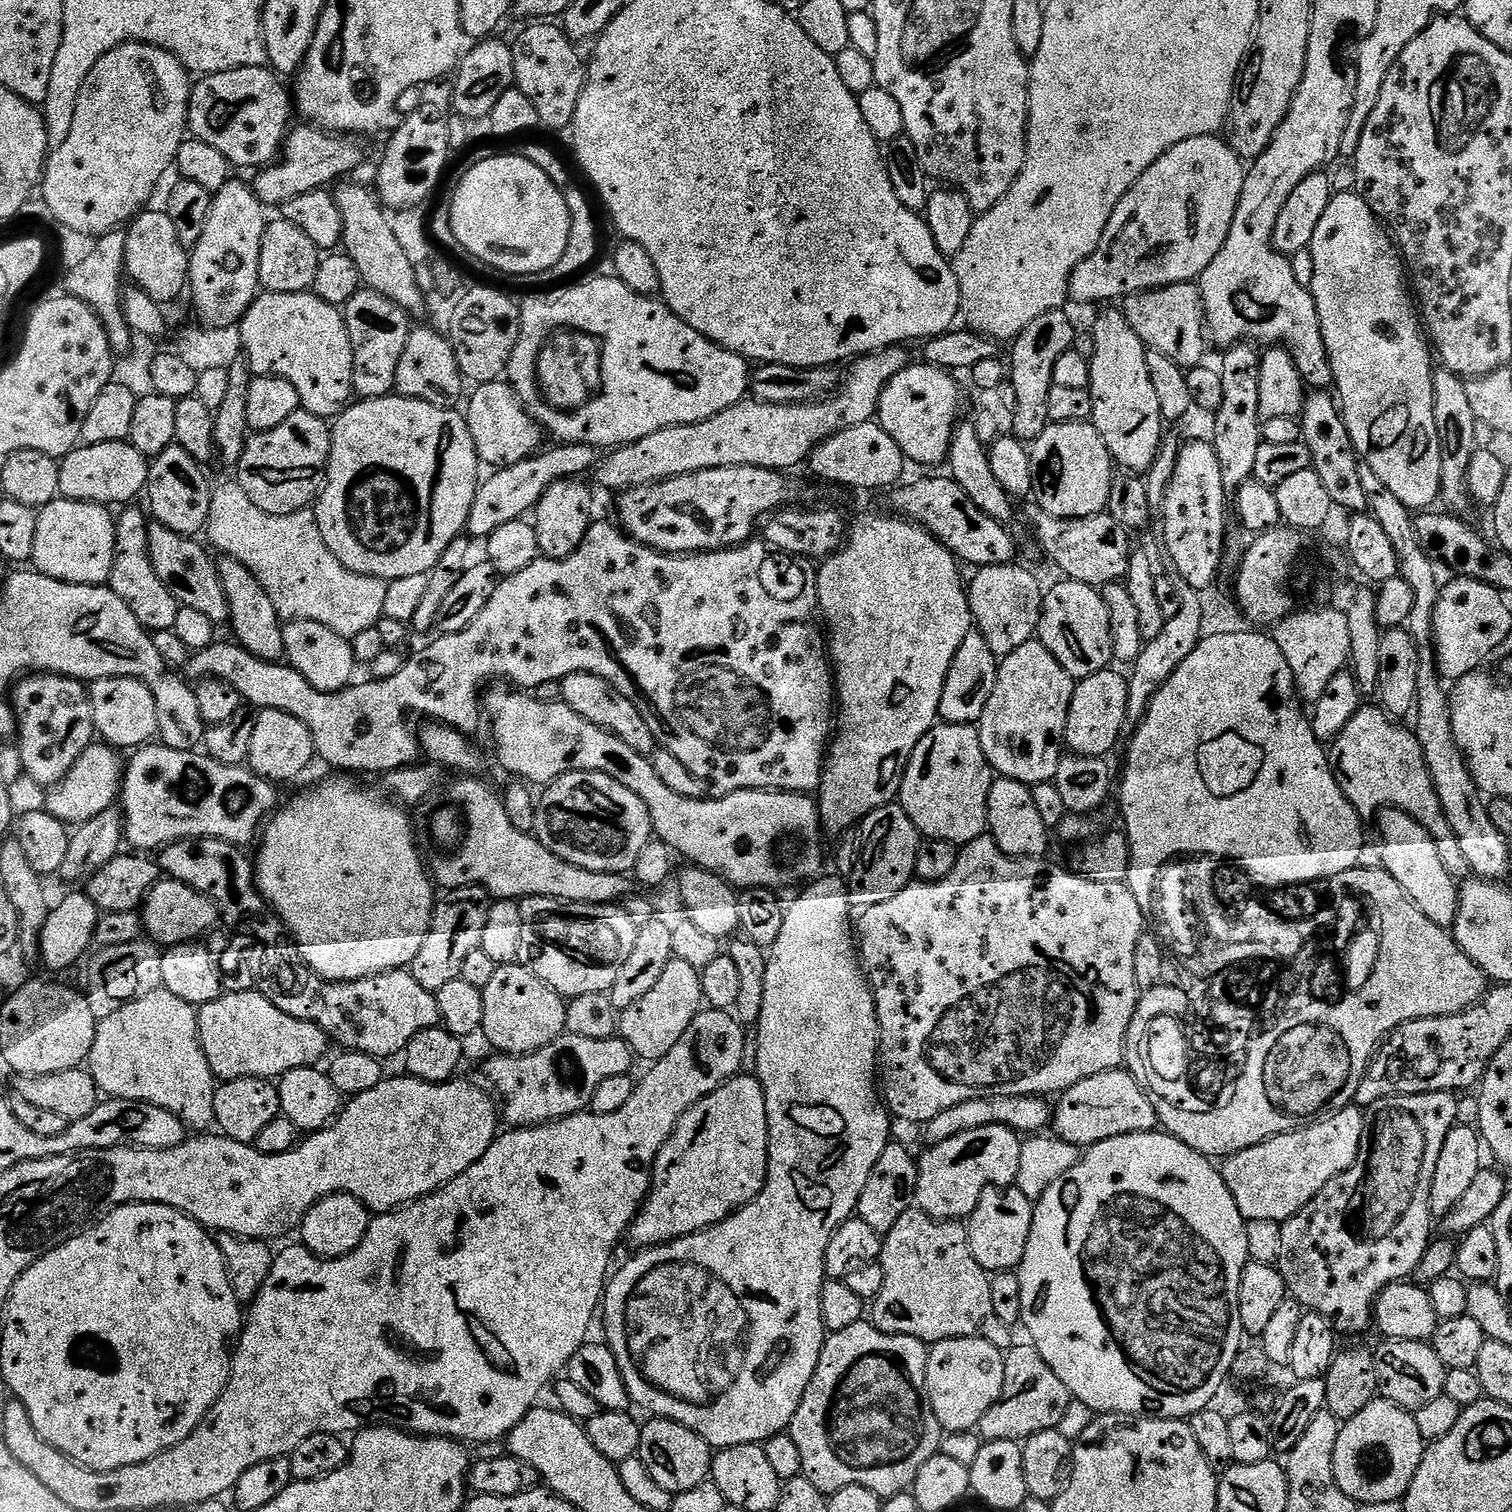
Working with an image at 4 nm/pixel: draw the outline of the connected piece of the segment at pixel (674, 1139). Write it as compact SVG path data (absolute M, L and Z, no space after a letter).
M737 1074L731 1080L727 1080L721 1088L716 1088L710 1094L706 1094L706 1098L702 1098L694 1106L690 1106L690 1110L686 1110L686 1114L682 1114L682 1118L676 1124L676 1128L672 1132L672 1137L662 1146L662 1150L656 1155L656 1160L652 1164L652 1185L648 1188L648 1197L644 1200L636 1219L632 1221L630 1229L630 1240L637 1245L637 1249L657 1248L659 1244L669 1244L671 1240L677 1240L683 1236L689 1236L695 1232L702 1231L703 1228L714 1226L718 1222L722 1222L736 1212L739 1208L743 1208L745 1204L752 1203L757 1196L760 1195L764 1188L764 1183L768 1180L768 1115L766 1114L766 1098L764 1097L764 1088L760 1085L755 1075Z

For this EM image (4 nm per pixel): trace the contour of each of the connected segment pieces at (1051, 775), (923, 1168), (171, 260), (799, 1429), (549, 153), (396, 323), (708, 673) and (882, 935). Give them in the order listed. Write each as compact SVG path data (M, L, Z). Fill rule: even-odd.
M1034 638L1026 642L1026 646L1018 646L1014 654L999 661L994 694L990 694L990 702L986 702L986 710L982 710L982 718L978 722L982 750L993 773L1029 786L1055 781L1064 744L1070 698L1075 689L1074 677L1060 665L1054 654L1050 654L1050 650L1046 650L1039 639Z
M995 1124L966 1130L966 1134L925 1147L925 1152L919 1153L916 1165L918 1186L915 1203L921 1212L936 1220L963 1221L971 1216L974 1206L978 1206L982 1190L1015 1185L1021 1143L1021 1137L1011 1128Z
M141 211L140 215L127 225L124 272L127 279L135 287L146 290L146 294L150 294L154 302L169 306L168 304L174 303L183 292L185 295L188 288L190 252L182 246L182 242L178 242L178 233L174 230L174 222L170 222L167 211L148 211Z
M861 1322L846 1330L838 1330L825 1339L824 1349L818 1358L818 1370L814 1370L814 1378L810 1378L810 1386L806 1386L806 1394L802 1394L802 1402L790 1425L792 1441L794 1446L798 1446L798 1454L802 1458L802 1474L810 1482L814 1482L814 1486L818 1486L818 1490L822 1490L825 1494L831 1494L846 1486L862 1486L874 1493L875 1496L887 1498L907 1493L915 1485L918 1470L922 1470L922 1466L926 1466L926 1462L930 1462L930 1458L939 1453L942 1435L938 1418L928 1401L928 1387L926 1386L928 1349L929 1345L918 1338L886 1334L870 1322Z
M528 144L522 148L522 154L530 162L534 162L534 166L538 166L538 170L542 170L542 174L546 174L550 178L550 182L554 182L561 188L566 198L566 206L570 210L570 242L566 242L566 254L562 254L562 258L558 258L558 262L550 270L530 274L526 277L526 284L529 284L529 289L548 290L580 274L575 274L575 272L580 272L583 268L591 266L592 259L596 256L596 216L592 213L592 204L584 197L583 190L568 184L571 182L572 176L554 149L547 148L544 144ZM567 276L572 277L567 278Z
M371 290L354 294L354 298L350 298L350 302L344 305L342 311L354 350L353 393L360 400L373 400L389 395L396 387L402 350L406 350L406 338L410 331L409 313L398 307L390 297Z
M597 519L586 530L586 538L578 546L578 550L574 554L570 554L564 560L549 560L547 558L538 558L534 562L530 562L530 566L526 566L526 570L518 570L518 574L510 574L503 577L497 583L494 594L490 594L490 602L486 602L486 606L482 606L482 614L478 614L478 618L474 618L474 622L470 622L470 626L466 626L460 632L445 632L437 635L437 640L433 644L425 646L421 652L416 652L413 656L409 655L404 661L402 670L398 670L398 674L393 674L391 678L385 680L372 680L368 684L353 683L351 686L344 688L340 692L319 692L314 690L314 686L310 686L310 682L306 682L306 678L302 678L302 674L298 674L298 670L294 670L288 665L287 662L277 662L274 660L263 660L254 654L250 654L250 650L246 650L241 644L229 642L227 644L223 638L217 639L210 646L206 646L202 650L192 652L189 655L186 665L186 672L193 681L199 682L201 680L221 680L222 682L230 682L230 686L234 686L234 690L238 690L241 701L245 705L251 706L256 710L263 710L266 708L277 708L286 714L294 714L294 718L302 718L302 722L306 722L306 726L310 730L310 734L314 738L314 746L316 747L316 755L322 761L325 760L330 767L336 768L332 770L339 770L344 774L356 774L352 772L377 772L383 774L385 772L392 772L395 768L409 767L421 759L422 753L420 751L420 742L415 731L411 732L408 729L408 724L404 721L404 715L407 714L408 708L412 712L417 712L420 716L428 716L429 721L448 724L451 728L457 728L460 732L465 734L473 734L480 728L480 716L482 720L482 688L480 692L480 684L487 685L489 682L507 682L509 685L515 686L520 690L540 690L543 684L555 685L557 682L566 679L570 674L578 674L579 672L589 672L598 678L602 678L606 682L610 682L610 686L614 686L614 690L618 690L618 694L626 694L626 698L630 698L630 702L634 702L634 706L638 706L638 714L642 714L642 718L646 718L646 726L650 726L650 730L656 736L657 745L670 751L670 754L677 758L678 762L682 762L690 774L694 774L696 778L708 785L709 793L713 797L729 796L730 793L739 792L742 789L762 789L764 791L782 791L782 792L803 792L805 794L815 791L820 785L820 778L823 775L823 762L826 758L826 745L829 737L834 732L834 673L830 663L829 653L826 651L826 640L822 635L821 625L818 623L818 601L816 598L816 573L818 571L817 565L809 560L807 556L791 556L789 552L781 552L773 550L763 539L753 538L747 544L740 544L737 548L723 548L717 552L690 552L686 556L670 556L666 552L659 552L650 546L640 544L638 541L633 540L623 527L612 524L607 524L606 521Z
M989 834L978 837L960 848L960 857L958 862L954 862L954 870L946 874L938 882L913 882L906 885L894 898L887 902L878 902L878 906L870 906L859 913L858 919L854 924L854 932L858 937L858 951L860 959L864 965L864 970L868 974L868 983L872 986L872 993L876 999L876 1013L880 1023L880 1051L878 1053L878 1076L882 1081L882 1099L891 1115L897 1121L909 1120L912 1124L923 1126L928 1123L930 1118L935 1118L937 1114L942 1114L942 1110L950 1110L950 1106L958 1106L962 1102L971 1100L989 1100L995 1096L1039 1096L1047 1097L1047 1092L1059 1094L1066 1091L1070 1086L1082 1082L1087 1076L1102 1074L1103 1072L1117 1071L1125 1063L1124 1043L1130 1030L1130 1022L1134 1018L1136 1003L1142 995L1138 982L1134 978L1134 949L1138 947L1138 938L1145 935L1146 921L1142 914L1142 906L1138 906L1138 898L1128 889L1127 883L1115 884L1114 882L1094 882L1087 880L1085 876L1077 874L1075 871L1063 868L1060 864L1051 864L1048 858L1032 859L1030 857L1012 857L1007 856L998 845L995 844L995 838Z

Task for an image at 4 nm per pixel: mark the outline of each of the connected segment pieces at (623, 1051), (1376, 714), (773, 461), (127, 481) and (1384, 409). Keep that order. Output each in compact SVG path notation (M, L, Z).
M567 1034L524 1056L496 1054L493 1057L484 1072L496 1087L503 1123L505 1120L513 1129L535 1128L537 1124L551 1124L553 1120L585 1111L591 1105L594 1090L598 1090L606 1078L629 1075L634 1063L632 1048L625 1040L578 1038Z
M1361 706L1354 718L1346 722L1346 730L1331 741L1330 759L1342 794L1361 818L1375 817L1382 808L1397 808L1410 814L1434 838L1448 873L1458 882L1469 879L1466 857L1458 847L1454 830L1450 830L1450 822L1446 822L1426 754L1422 754L1422 742L1418 742L1415 731L1407 732L1400 725L1403 723L1389 716L1383 707L1375 707Z
M893 346L884 348L880 352L872 352L869 356L859 357L849 367L853 368L846 372L839 389L827 398L796 404L771 404L768 401L745 398L734 406L722 410L722 414L714 414L714 418L706 418L697 424L679 424L670 426L666 430L654 430L654 434L638 442L611 449L605 455L608 457L605 460L603 457L594 469L596 480L602 487L609 488L617 494L623 494L630 488L657 484L663 480L698 470L714 470L730 466L758 466L777 470L796 468L803 460L805 463L811 457L812 451L826 438L834 434L842 434L842 430L850 430L850 426L862 426L869 423L876 416L882 390L890 382L890 378L894 378L894 374L898 374L910 363L908 350L904 346Z
M102 442L77 446L69 456L60 460L60 496L65 500L105 506L131 505L135 501L132 499L147 489L149 463L149 457L142 455L131 442Z
M1355 190L1349 192L1337 191L1332 197L1330 206L1322 214L1318 227L1314 229L1312 239L1312 257L1314 258L1314 282L1311 294L1318 306L1318 322L1322 326L1322 338L1326 342L1326 354L1330 358L1332 367L1332 382L1335 395L1338 397L1341 412L1344 413L1346 430L1350 430L1350 442L1354 442L1356 452L1361 461L1386 484L1387 489L1411 510L1428 510L1432 503L1440 500L1440 483L1442 482L1442 454L1440 453L1440 431L1434 422L1434 352L1430 347L1429 337L1422 323L1422 317L1414 303L1413 293L1410 291L1409 281L1406 279L1406 265L1388 231L1380 219L1366 206L1360 193Z

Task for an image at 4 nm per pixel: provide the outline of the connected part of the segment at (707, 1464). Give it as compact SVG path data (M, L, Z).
M652 1418L649 1421L648 1425L645 1423L640 1429L640 1451L638 1455L640 1461L646 1466L646 1470L650 1470L654 1482L658 1482L658 1486L662 1486L662 1490L673 1494L694 1490L694 1486L705 1483L712 1475L712 1458L714 1455L712 1445L706 1443L698 1434L694 1434L694 1430L690 1430L673 1420Z

